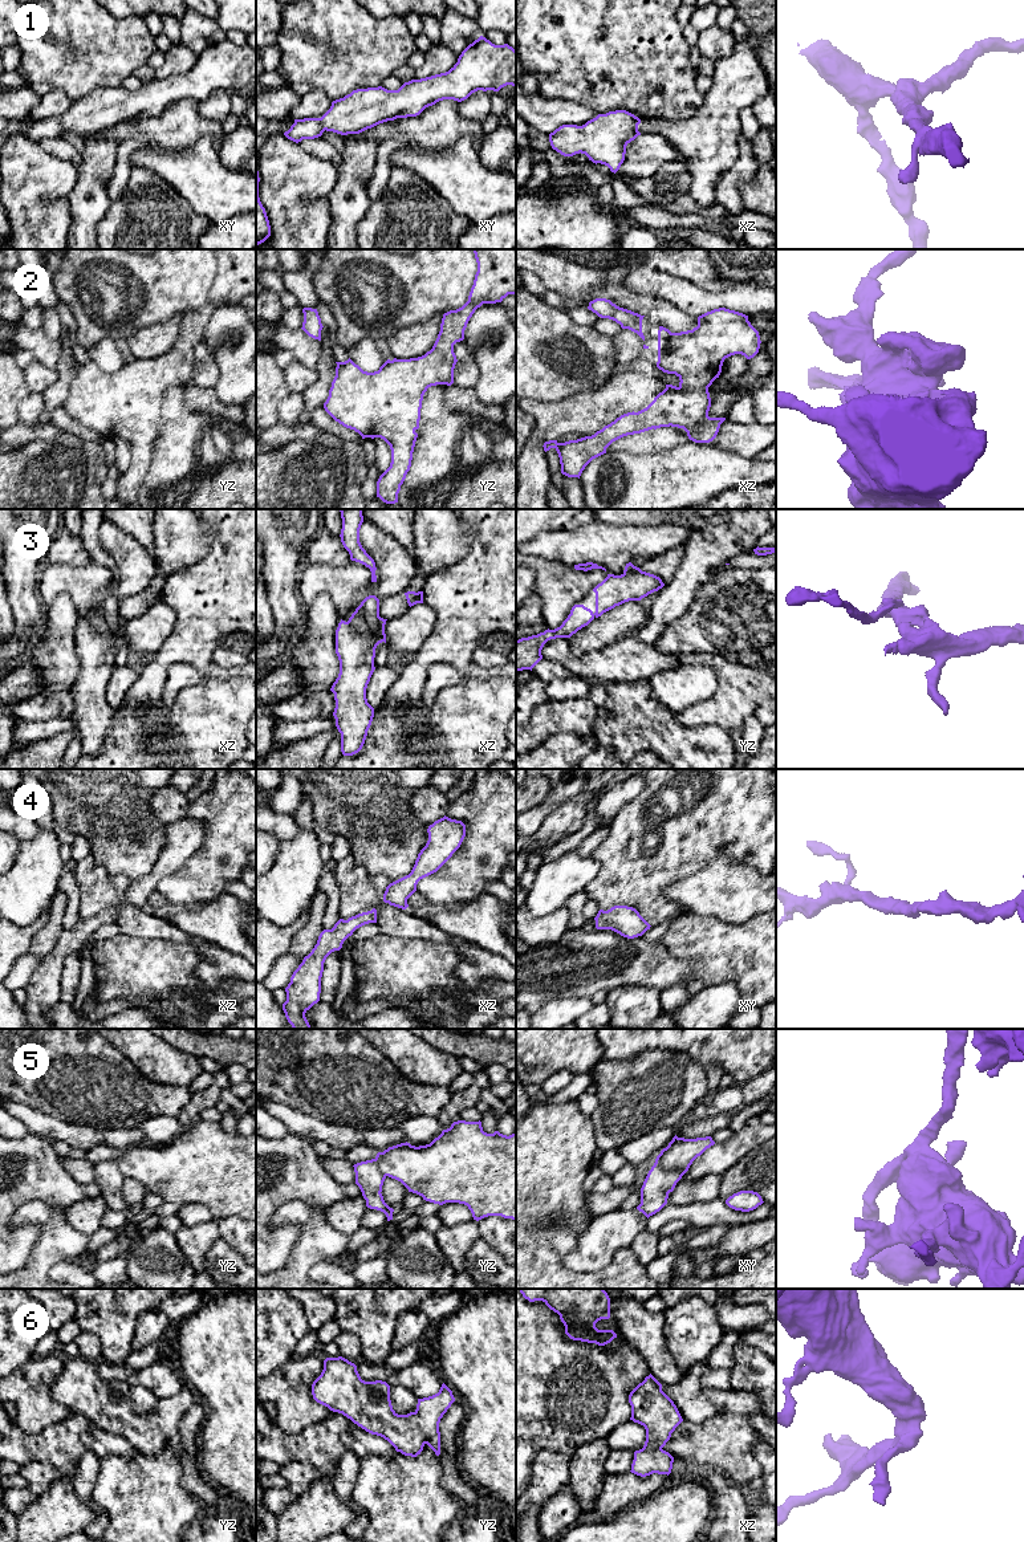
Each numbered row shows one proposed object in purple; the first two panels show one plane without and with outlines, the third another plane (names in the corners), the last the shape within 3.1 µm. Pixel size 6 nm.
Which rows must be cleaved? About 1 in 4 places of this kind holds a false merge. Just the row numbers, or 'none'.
3

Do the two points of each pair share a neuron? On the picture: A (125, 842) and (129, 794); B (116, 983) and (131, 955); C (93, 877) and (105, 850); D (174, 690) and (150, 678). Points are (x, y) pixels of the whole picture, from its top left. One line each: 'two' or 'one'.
A: one
B: one
C: two
D: two

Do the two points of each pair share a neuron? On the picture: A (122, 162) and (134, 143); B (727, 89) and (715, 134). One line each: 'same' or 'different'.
A: same
B: same

